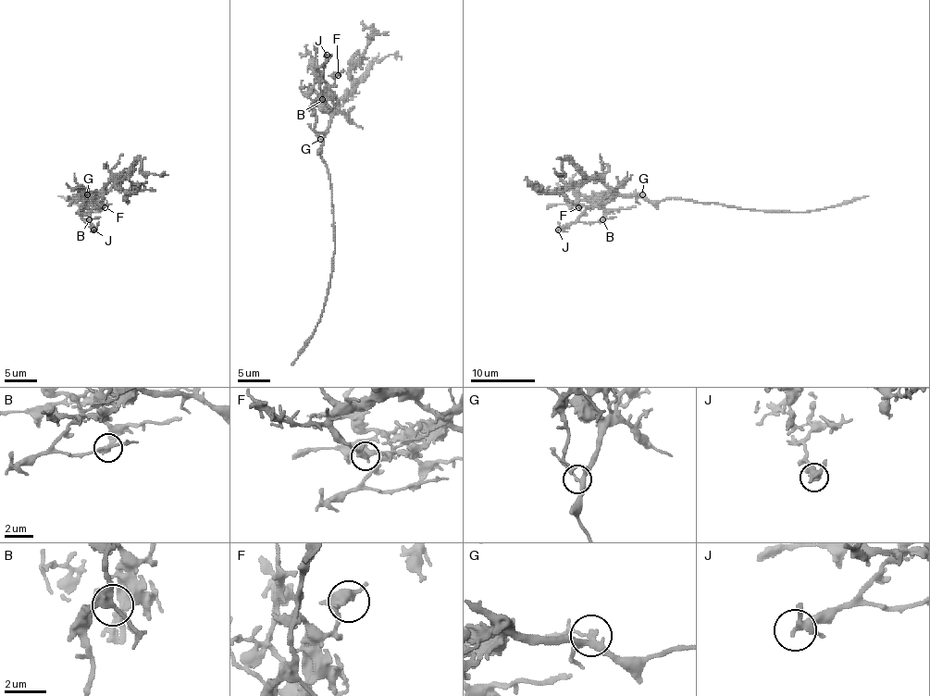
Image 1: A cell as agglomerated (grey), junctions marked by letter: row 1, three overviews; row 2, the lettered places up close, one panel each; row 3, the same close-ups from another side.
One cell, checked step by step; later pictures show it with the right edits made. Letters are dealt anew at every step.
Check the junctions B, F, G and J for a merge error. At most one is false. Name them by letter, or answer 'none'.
B

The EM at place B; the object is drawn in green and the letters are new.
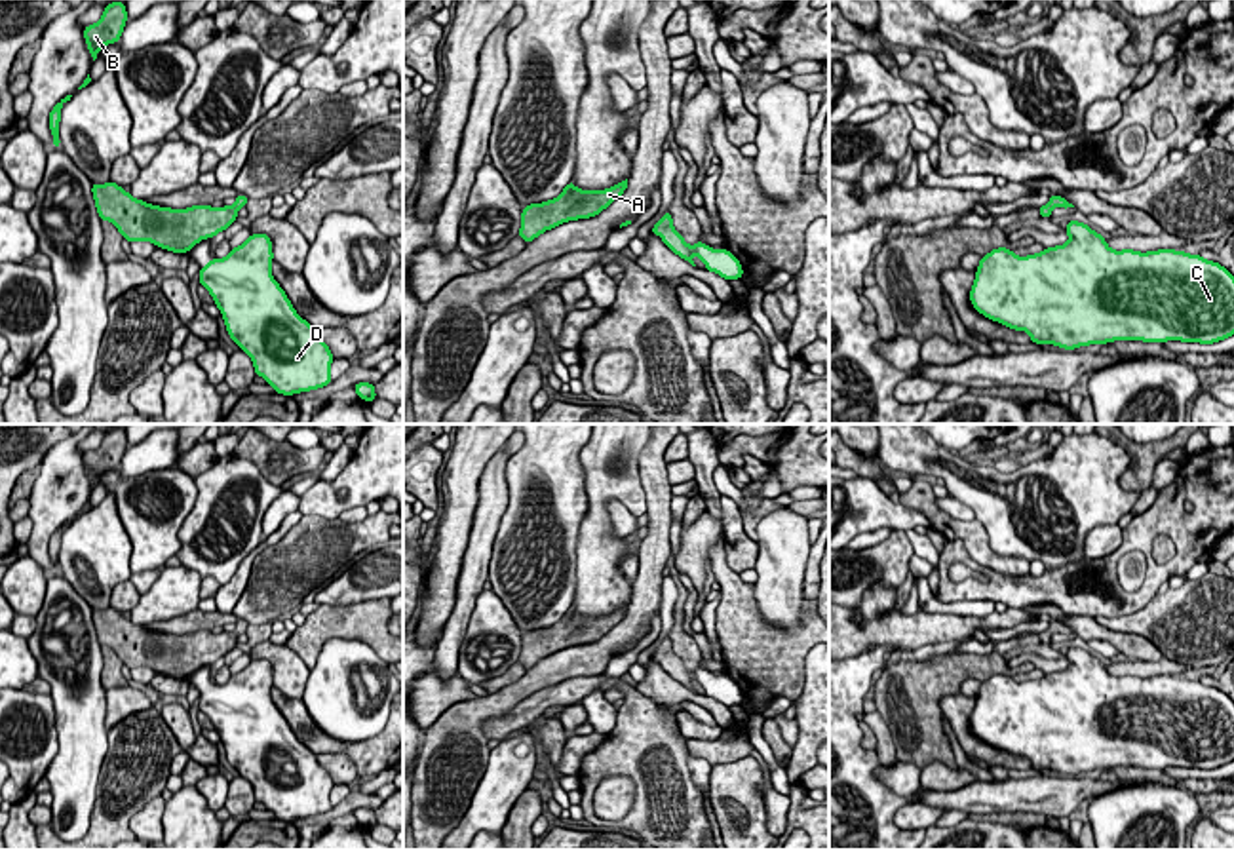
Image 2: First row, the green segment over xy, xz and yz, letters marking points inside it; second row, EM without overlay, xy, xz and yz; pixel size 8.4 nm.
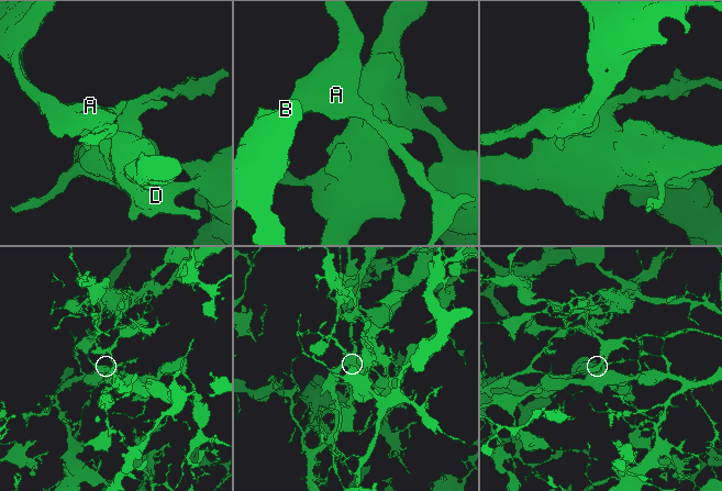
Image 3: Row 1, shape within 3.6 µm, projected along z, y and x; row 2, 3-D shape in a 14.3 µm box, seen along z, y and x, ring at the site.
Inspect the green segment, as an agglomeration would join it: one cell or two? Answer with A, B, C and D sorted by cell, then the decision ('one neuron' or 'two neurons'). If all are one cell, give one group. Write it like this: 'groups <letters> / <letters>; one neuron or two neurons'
groups A B / C D; two neurons

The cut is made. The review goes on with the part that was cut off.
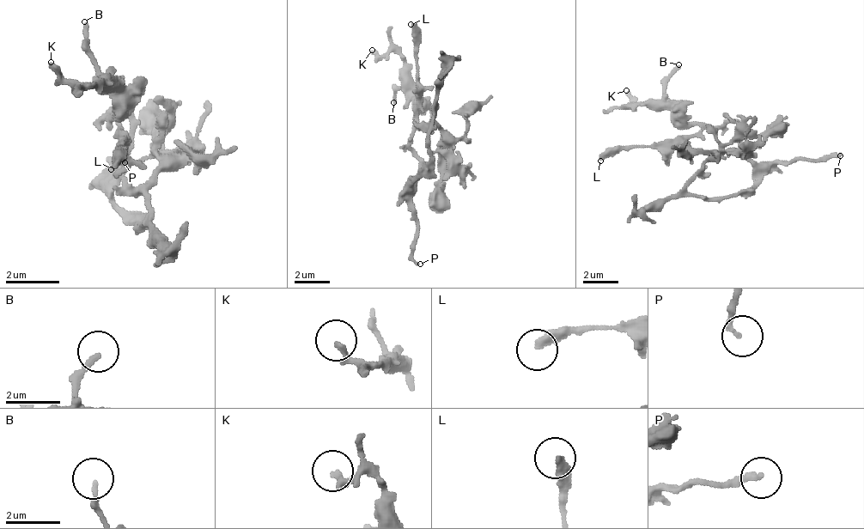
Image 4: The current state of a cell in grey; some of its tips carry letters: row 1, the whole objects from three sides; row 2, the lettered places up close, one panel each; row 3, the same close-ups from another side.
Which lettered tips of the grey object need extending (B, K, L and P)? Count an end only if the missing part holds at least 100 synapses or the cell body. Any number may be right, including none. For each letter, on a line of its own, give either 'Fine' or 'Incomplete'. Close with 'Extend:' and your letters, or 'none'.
B: Fine
K: Fine
L: Fine
P: Incomplete
Extend: P

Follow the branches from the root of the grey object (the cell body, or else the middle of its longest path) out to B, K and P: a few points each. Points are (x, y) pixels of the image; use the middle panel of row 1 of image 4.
B: (410, 177), (424, 163), (410, 146), (410, 124), (415, 120), (415, 102), (402, 89), (393, 94), (393, 102)
K: (410, 177), (424, 163), (410, 146), (415, 102), (406, 94), (406, 72), (398, 54), (376, 54), (372, 50)
P: (410, 177), (410, 215), (415, 220), (415, 251), (410, 255), (420, 264)

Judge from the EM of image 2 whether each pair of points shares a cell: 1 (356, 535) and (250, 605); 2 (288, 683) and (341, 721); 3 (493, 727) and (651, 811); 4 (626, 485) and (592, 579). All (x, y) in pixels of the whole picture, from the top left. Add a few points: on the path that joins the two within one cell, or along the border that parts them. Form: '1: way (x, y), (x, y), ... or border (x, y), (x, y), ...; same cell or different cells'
1: way (329, 544), (314, 548), (276, 586); same cell
2: border (310, 670), (301, 698); different cells
3: way (556, 695), (618, 683), (636, 704), (649, 748); same cell
4: way (599, 501), (597, 552); same cell

